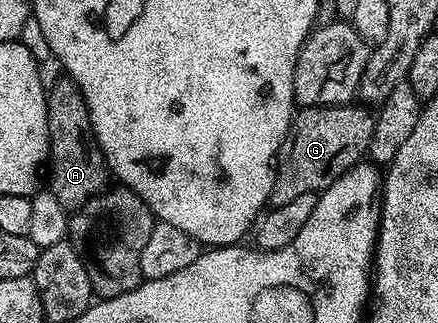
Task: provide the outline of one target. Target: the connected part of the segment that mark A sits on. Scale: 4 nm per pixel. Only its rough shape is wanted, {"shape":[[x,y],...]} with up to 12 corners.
{"shape":[[48,85],[47,188],[76,210],[106,187],[83,94]]}

